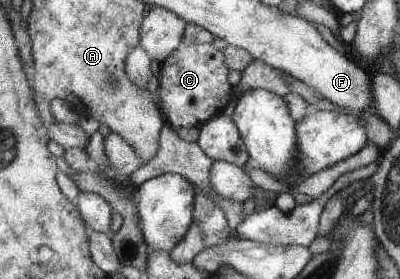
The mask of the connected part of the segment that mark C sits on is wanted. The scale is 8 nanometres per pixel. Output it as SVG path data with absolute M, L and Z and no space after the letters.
M183 41L161 64L159 73L160 111L167 123L176 130L179 127L201 127L221 114L235 95L234 86L227 79L229 68L225 55L211 44L188 44Z

